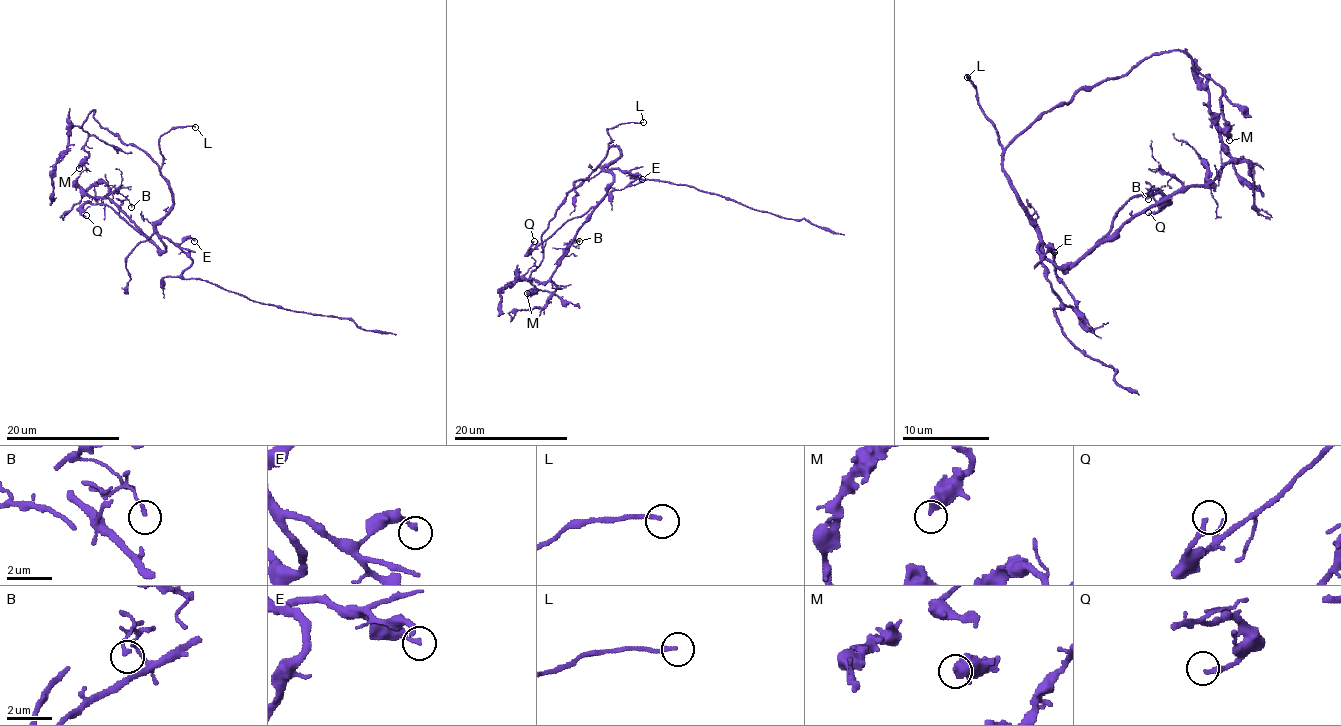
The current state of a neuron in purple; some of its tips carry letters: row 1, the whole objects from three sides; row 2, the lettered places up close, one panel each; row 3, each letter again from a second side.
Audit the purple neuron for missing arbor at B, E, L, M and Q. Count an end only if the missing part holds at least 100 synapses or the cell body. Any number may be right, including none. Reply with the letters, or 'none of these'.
L

